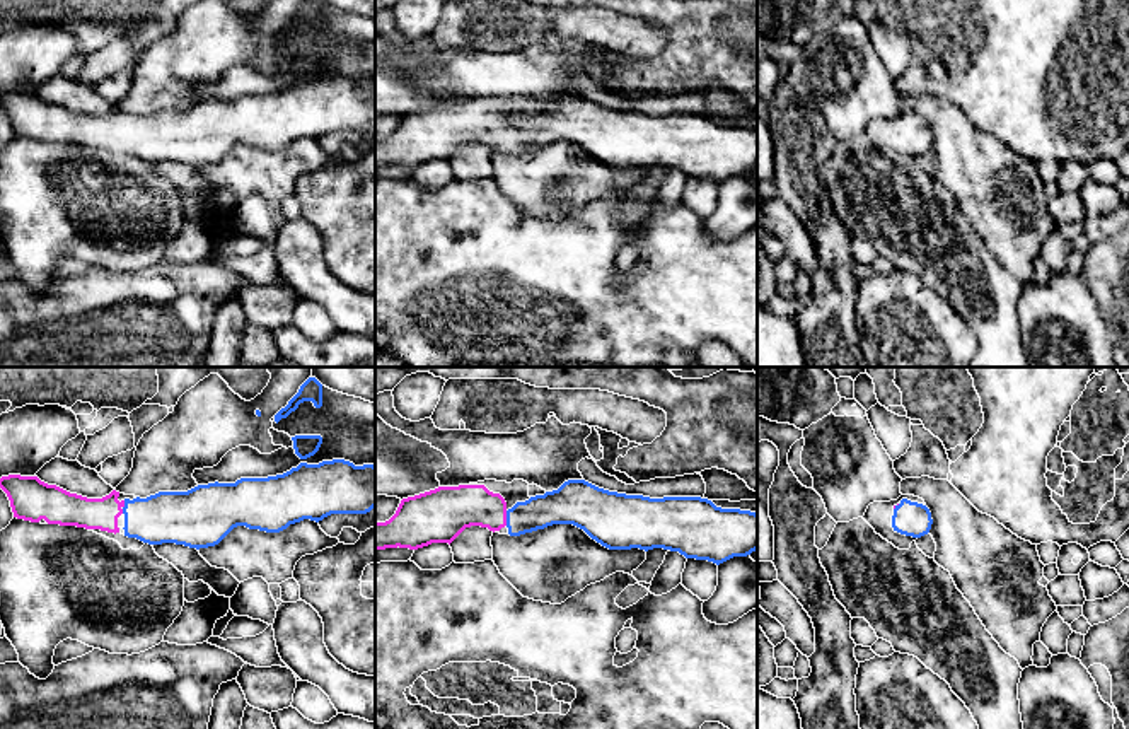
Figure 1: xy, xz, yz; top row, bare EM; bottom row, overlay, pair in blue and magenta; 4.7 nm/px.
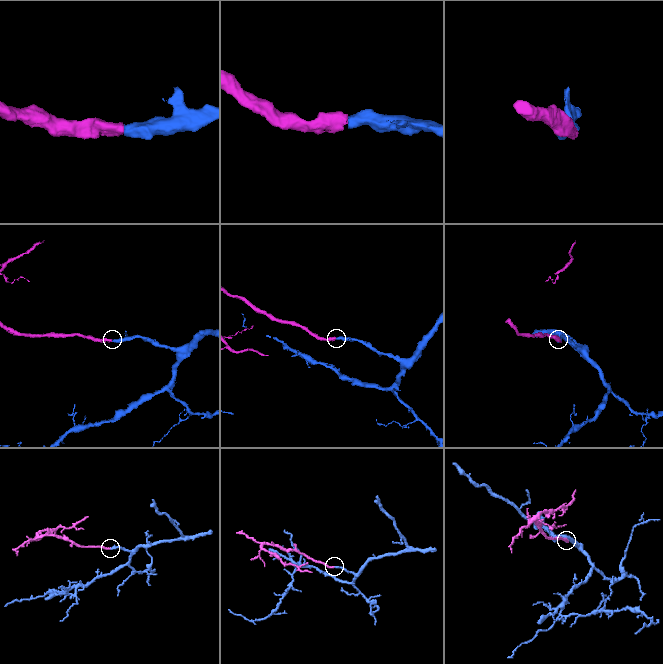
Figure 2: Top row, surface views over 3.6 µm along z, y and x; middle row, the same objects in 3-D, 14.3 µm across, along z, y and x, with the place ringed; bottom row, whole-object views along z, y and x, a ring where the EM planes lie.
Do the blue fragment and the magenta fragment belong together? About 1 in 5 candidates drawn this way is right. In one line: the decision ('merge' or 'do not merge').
merge

